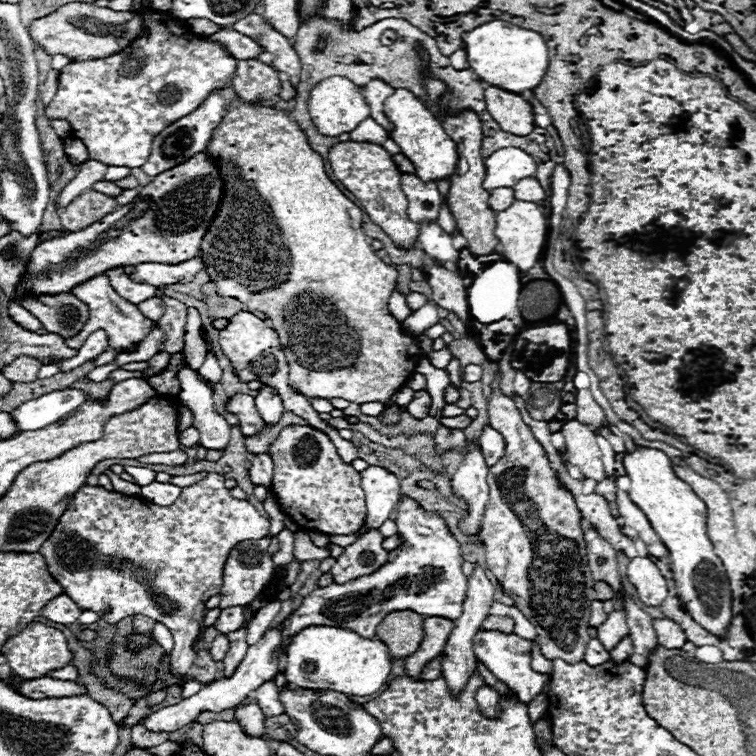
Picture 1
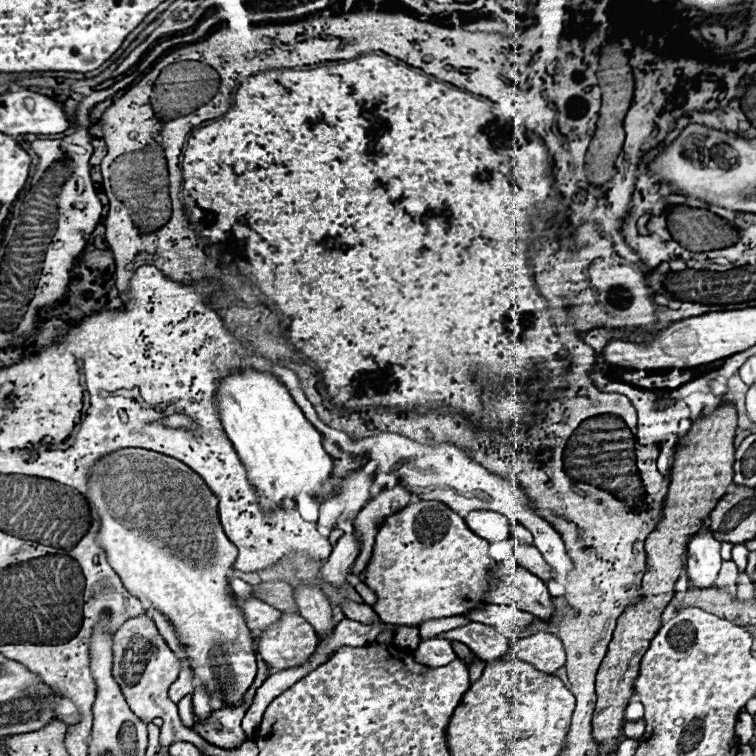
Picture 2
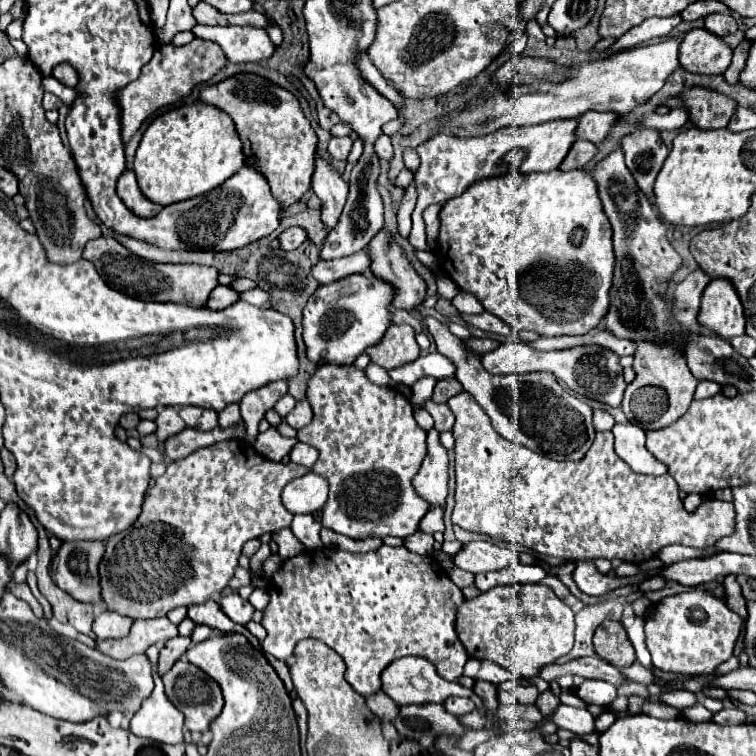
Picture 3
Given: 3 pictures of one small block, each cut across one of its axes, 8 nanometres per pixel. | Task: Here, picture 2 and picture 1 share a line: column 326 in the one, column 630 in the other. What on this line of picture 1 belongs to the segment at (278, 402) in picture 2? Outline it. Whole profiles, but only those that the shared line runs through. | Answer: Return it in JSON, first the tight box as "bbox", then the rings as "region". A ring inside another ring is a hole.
{"bbox":[624,448,732,636],"region":[[[636,448],[624,458],[626,474],[632,480],[628,490],[630,500],[646,514],[656,534],[662,538],[670,554],[670,570],[676,582],[676,596],[688,614],[704,630],[714,636],[724,636],[732,620],[732,590],[722,560],[714,554],[714,546],[708,538],[706,504],[696,492],[682,482],[674,470],[670,458],[654,448]]]}

